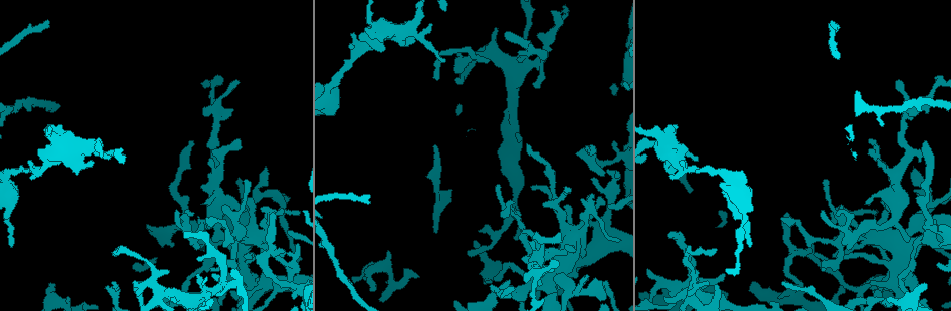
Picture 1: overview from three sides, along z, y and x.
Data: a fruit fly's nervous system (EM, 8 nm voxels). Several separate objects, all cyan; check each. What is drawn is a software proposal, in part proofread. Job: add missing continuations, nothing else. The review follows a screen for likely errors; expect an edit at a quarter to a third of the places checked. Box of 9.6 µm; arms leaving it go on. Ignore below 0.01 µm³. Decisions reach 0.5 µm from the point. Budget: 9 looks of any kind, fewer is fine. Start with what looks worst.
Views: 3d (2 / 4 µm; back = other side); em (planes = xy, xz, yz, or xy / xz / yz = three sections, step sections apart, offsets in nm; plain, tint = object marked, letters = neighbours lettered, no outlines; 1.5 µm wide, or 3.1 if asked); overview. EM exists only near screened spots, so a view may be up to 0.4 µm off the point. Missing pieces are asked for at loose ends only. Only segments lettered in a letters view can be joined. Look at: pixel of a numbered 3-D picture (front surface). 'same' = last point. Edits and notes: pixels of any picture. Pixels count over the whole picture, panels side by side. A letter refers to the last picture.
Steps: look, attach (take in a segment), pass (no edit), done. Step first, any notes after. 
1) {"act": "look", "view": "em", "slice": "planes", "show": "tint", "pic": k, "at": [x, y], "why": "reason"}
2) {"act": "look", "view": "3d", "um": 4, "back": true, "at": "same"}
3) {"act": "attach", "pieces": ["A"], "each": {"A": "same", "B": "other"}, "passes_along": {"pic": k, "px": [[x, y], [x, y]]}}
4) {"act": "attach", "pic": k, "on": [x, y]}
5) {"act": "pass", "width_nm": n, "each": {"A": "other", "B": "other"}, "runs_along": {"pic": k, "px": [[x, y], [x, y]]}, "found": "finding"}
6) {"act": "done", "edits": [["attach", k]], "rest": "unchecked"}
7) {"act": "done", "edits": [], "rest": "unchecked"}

{"act": "look", "view": "em", "slice": "planes", "show": "letters", "pic": 1, "at": [389, 252], "why": "branch stops here"}

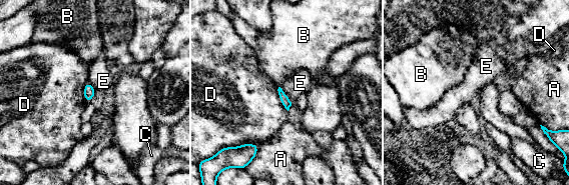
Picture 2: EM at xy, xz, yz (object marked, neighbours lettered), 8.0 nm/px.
{"act": "pass", "each": {"A": "other", "B": "other", "C": "other", "D": "other", "E": "other"}, "border": {"pic": 2, "px": [[279, 87], [292, 104]]}, "found": "no lettered segment goes on from it"}

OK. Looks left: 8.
{"act": "look", "view": "em", "slice": "planes", "show": "letters", "pic": 1, "at": [224, 205], "why": "an open end"}

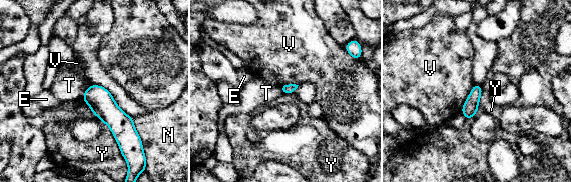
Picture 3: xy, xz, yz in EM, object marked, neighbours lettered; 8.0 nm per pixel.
{"act": "pass", "each": {"E": "other", "N": "other", "T": "other", "V": "other", "Y": "other"}, "border": {"pic": 3, "px": [[90, 84], [81, 98]]}, "found": "none of them fits"}

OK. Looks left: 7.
{"act": "look", "view": "em", "slice": "planes", "show": "letters", "pic": 1, "at": [430, 23], "why": "free end"}

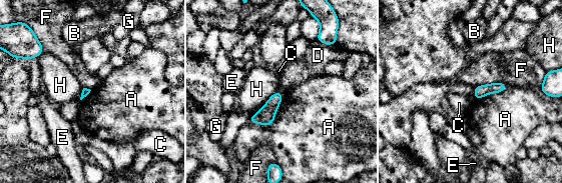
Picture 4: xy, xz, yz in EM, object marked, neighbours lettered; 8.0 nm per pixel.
{"act": "pass", "each": {"A": "other", "B": "other", "C": "other", "D": "other", "E": "other", "F": "other", "G": "other", "H": "other"}, "found": "none of them fits"}

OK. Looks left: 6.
{"act": "look", "view": "em", "slice": "planes", "show": "letters", "pic": 1, "at": [367, 195]}

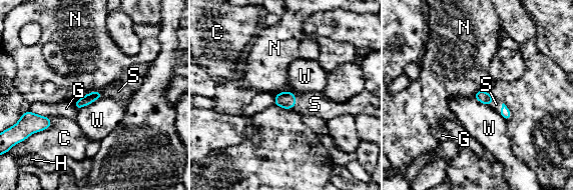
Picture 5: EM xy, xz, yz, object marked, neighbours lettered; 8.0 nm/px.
{"act": "attach", "pieces": ["S"], "width_nm": 80, "each": {"C": "other", "G": "other", "H": "other", "N": "other", "S": "same", "W": "other"}, "found": "it goes on there"}

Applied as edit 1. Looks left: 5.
{"act": "done", "edits": [["attach", 5]], "rest": "unchecked"}

